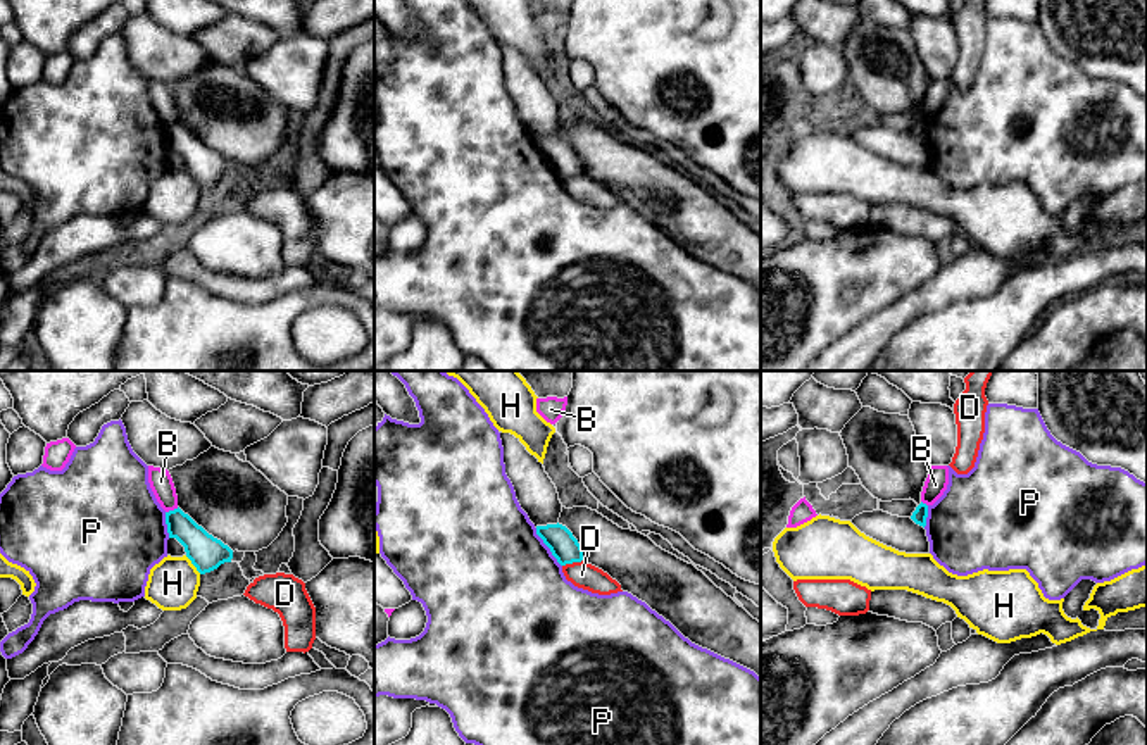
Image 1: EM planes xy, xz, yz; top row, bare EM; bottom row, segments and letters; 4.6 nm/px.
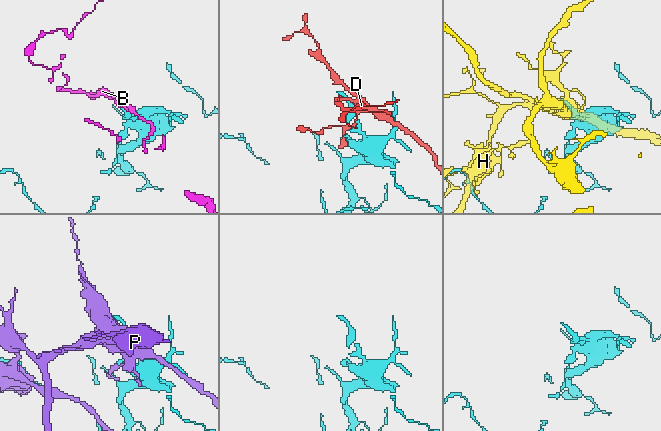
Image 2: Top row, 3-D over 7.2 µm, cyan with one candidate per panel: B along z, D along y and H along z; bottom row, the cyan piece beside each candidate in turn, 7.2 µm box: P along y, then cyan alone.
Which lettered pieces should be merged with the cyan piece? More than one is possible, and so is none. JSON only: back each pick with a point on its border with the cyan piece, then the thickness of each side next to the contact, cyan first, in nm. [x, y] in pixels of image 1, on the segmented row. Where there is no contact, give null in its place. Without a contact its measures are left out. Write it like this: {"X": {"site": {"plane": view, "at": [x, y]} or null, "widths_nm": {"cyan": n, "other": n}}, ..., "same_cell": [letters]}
{"same_cell": []}

